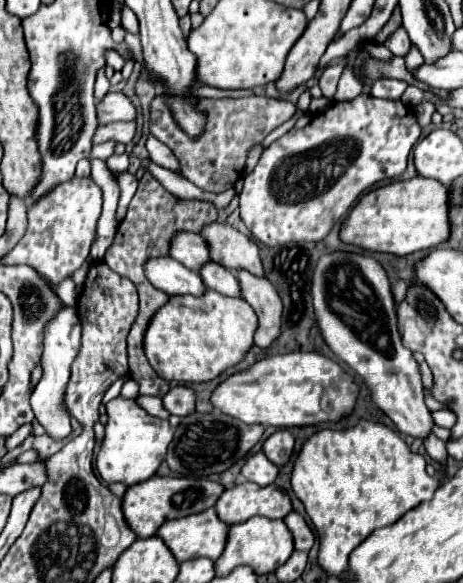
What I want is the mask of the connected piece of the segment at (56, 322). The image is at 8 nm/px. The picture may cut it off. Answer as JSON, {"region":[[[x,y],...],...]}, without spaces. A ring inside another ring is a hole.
{"region":[[[63,307],[55,319],[51,319],[45,327],[45,349],[41,357],[43,377],[31,395],[31,407],[35,419],[45,427],[47,435],[55,439],[63,439],[71,433],[69,413],[65,411],[65,387],[69,383],[69,367],[81,349],[81,323],[79,315],[73,307]]]}

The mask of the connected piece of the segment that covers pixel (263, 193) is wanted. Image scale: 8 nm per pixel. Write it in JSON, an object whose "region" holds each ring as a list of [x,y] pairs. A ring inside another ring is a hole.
{"region":[[[359,95],[355,97],[353,101],[343,101],[343,103],[333,103],[329,109],[321,111],[321,113],[315,113],[311,123],[301,127],[301,129],[291,129],[289,133],[285,133],[281,139],[277,139],[269,149],[263,151],[259,163],[255,165],[255,169],[245,177],[245,185],[243,185],[243,191],[239,193],[239,209],[241,209],[241,219],[243,223],[247,225],[247,229],[251,229],[253,237],[269,247],[273,245],[283,245],[283,243],[291,243],[291,241],[321,241],[329,231],[331,227],[349,211],[349,207],[355,203],[355,199],[367,191],[371,185],[375,185],[377,181],[383,181],[383,179],[393,179],[393,177],[399,177],[405,167],[407,167],[407,157],[413,149],[413,145],[419,141],[419,135],[421,135],[421,127],[417,123],[417,117],[413,113],[413,109],[409,105],[405,105],[403,101],[399,99],[377,99],[373,95]]]}

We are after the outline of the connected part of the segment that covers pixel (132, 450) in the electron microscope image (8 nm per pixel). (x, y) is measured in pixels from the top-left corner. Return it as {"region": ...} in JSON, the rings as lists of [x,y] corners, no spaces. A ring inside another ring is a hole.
{"region":[[[121,395],[107,403],[107,415],[109,423],[105,425],[105,437],[95,459],[101,479],[105,483],[123,483],[129,487],[153,477],[173,439],[173,427],[169,421],[149,415],[133,399],[125,399]]]}

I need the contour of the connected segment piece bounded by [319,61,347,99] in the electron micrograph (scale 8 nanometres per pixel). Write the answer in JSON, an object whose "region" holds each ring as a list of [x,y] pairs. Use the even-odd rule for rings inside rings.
{"region":[[[341,61],[337,65],[329,65],[323,69],[323,73],[319,77],[319,87],[327,99],[333,99],[335,89],[337,89],[337,81],[339,81],[345,67],[347,67],[347,61]]]}

